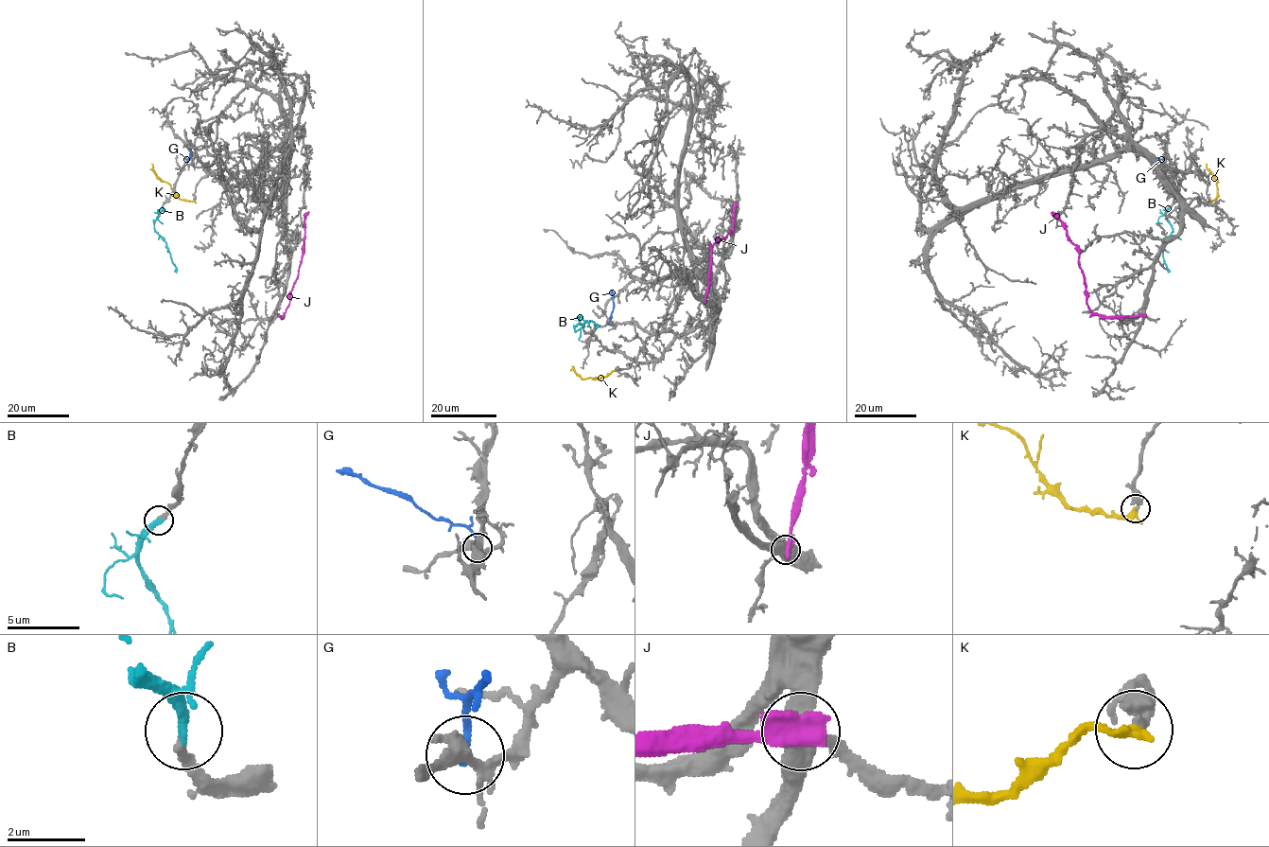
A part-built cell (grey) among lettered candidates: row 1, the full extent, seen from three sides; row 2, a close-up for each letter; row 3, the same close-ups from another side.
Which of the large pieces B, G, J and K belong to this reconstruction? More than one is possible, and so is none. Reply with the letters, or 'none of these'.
B, K

